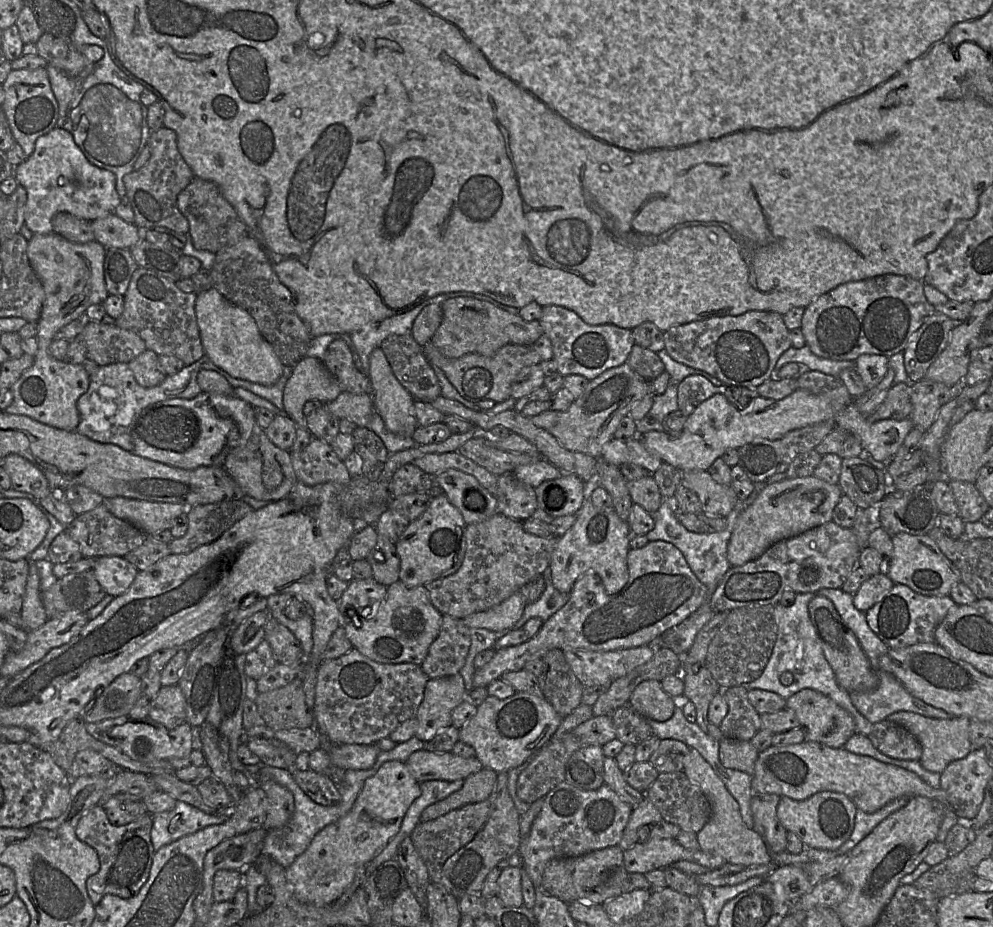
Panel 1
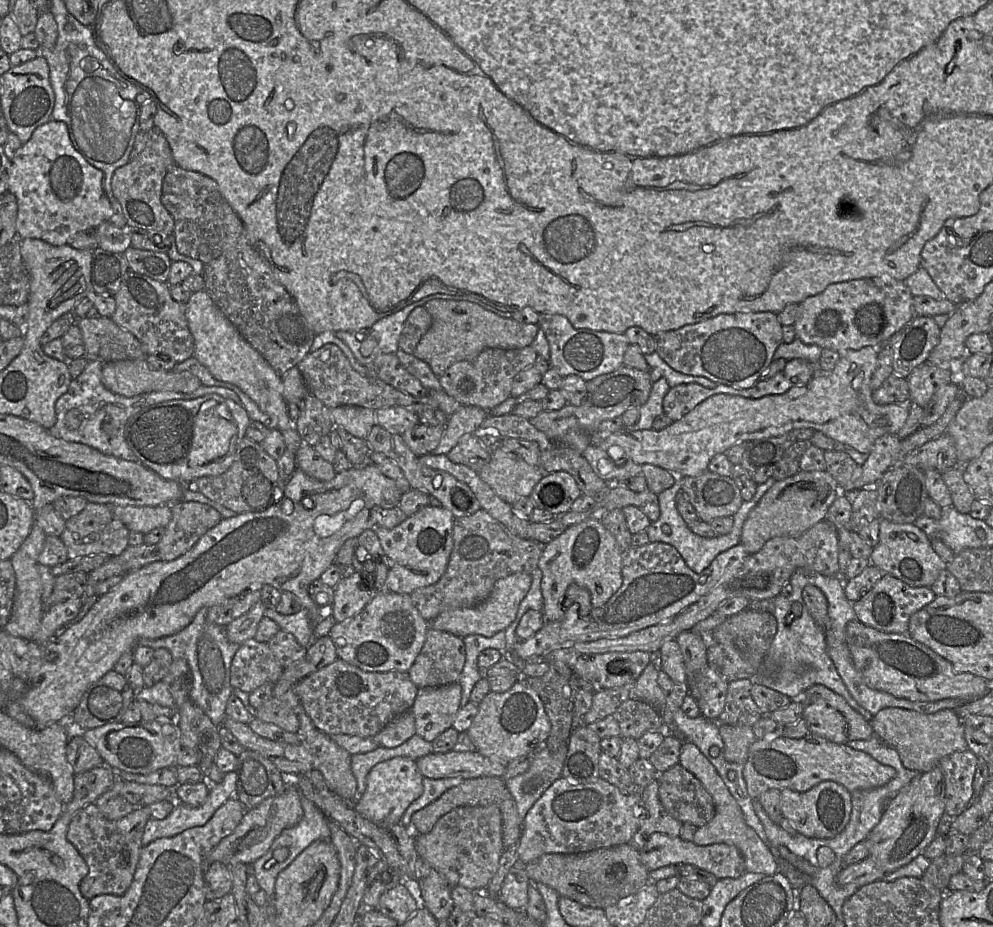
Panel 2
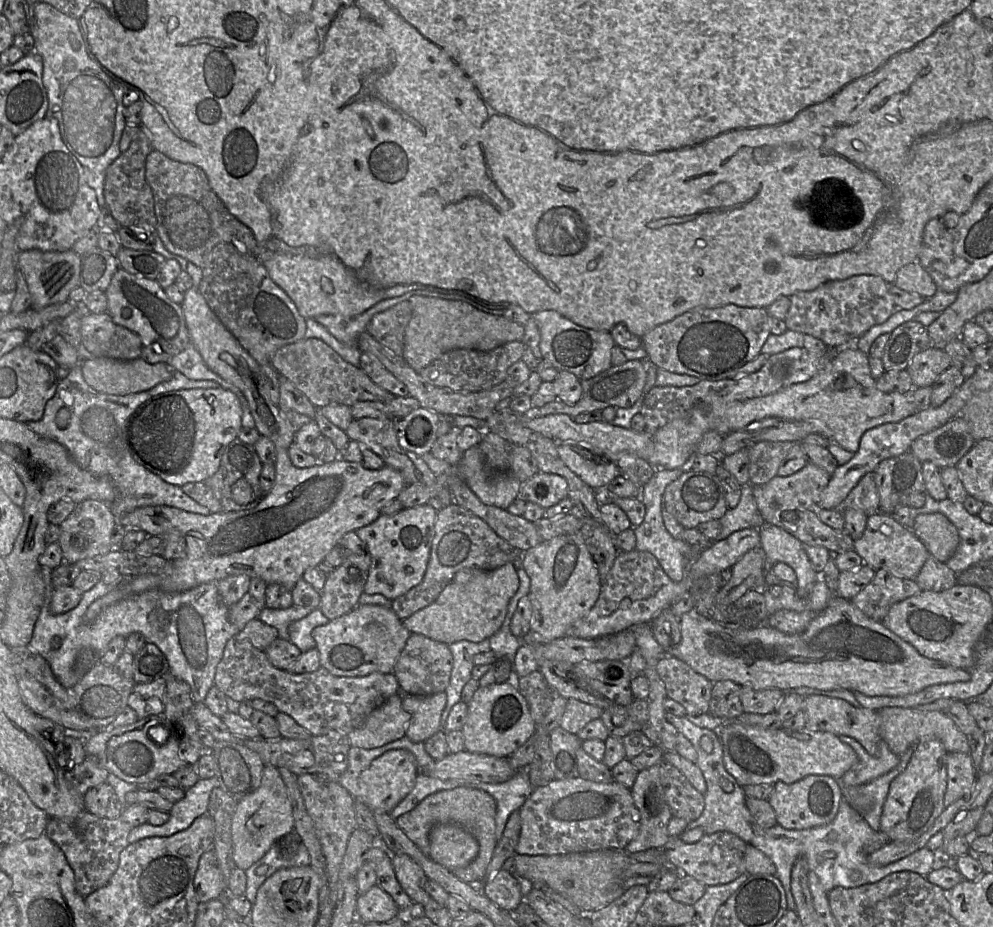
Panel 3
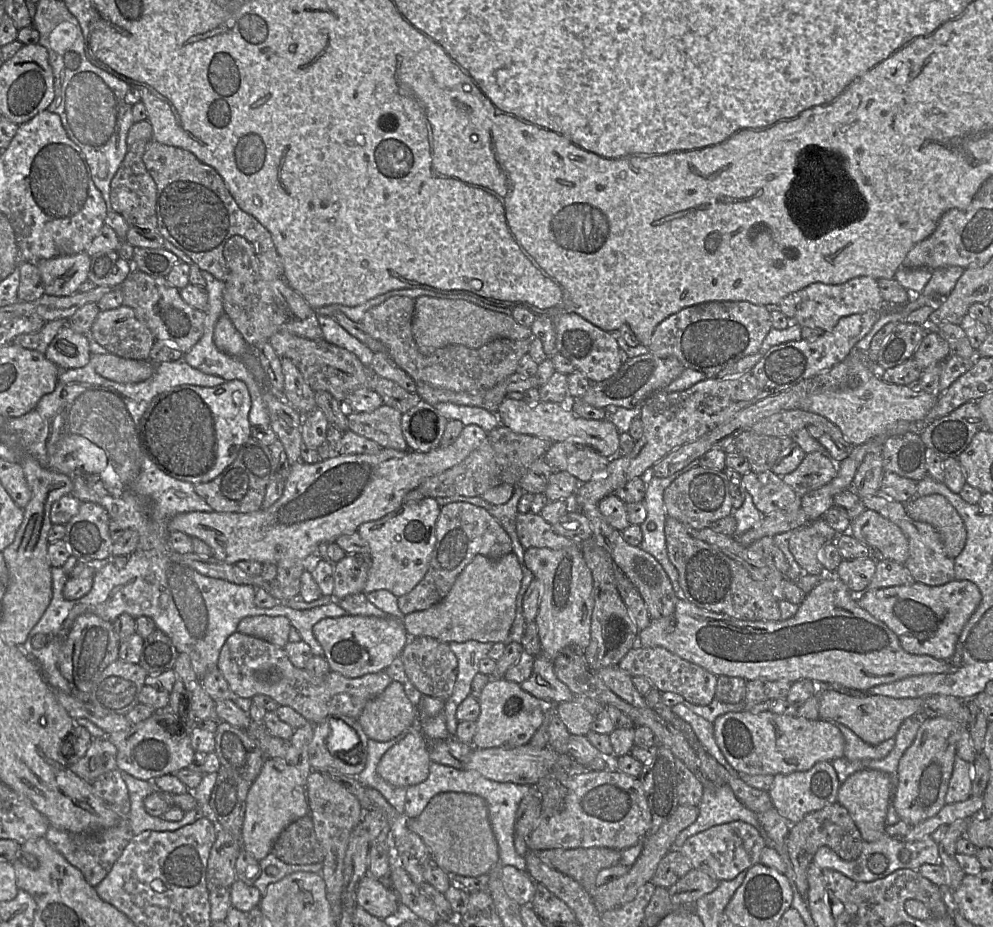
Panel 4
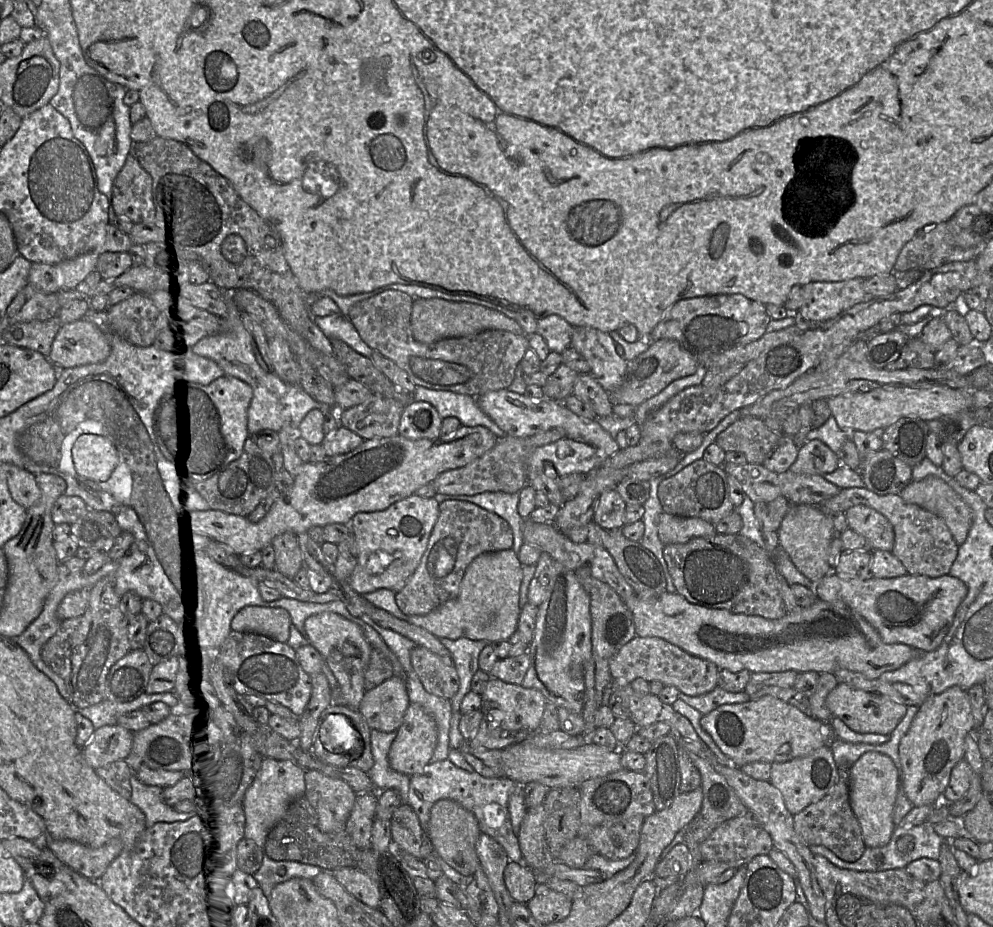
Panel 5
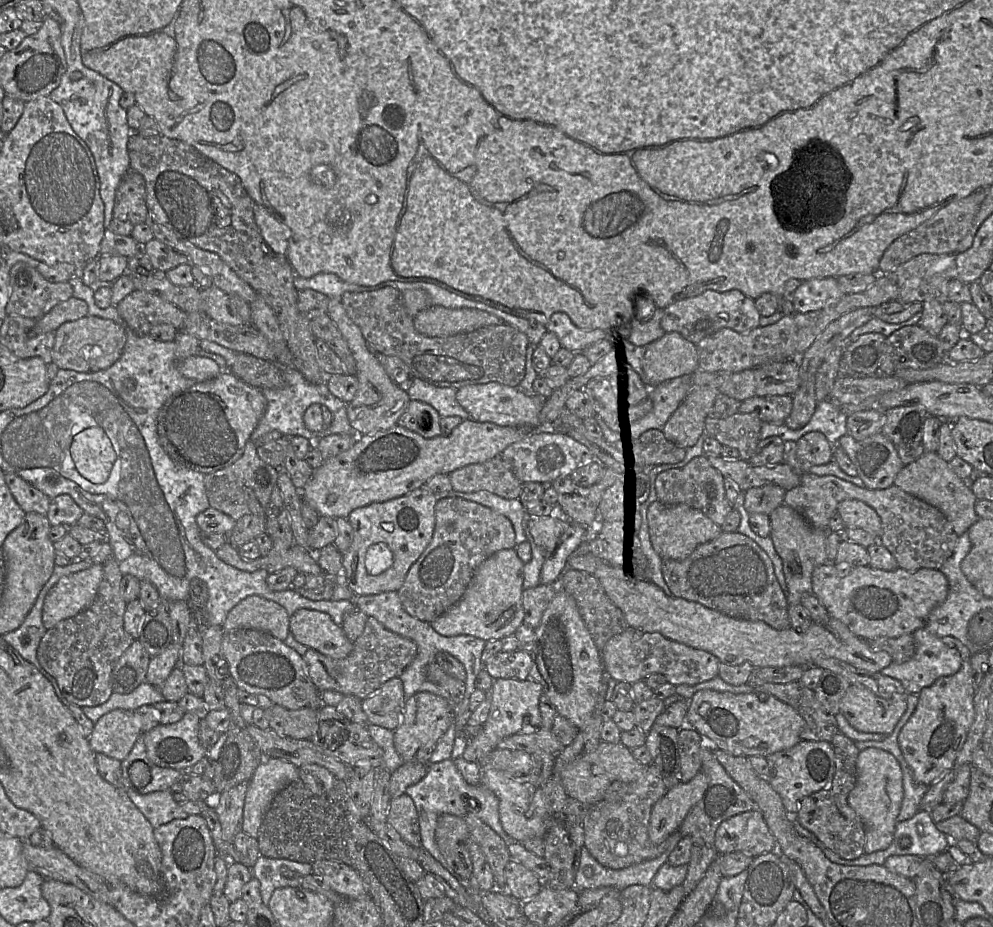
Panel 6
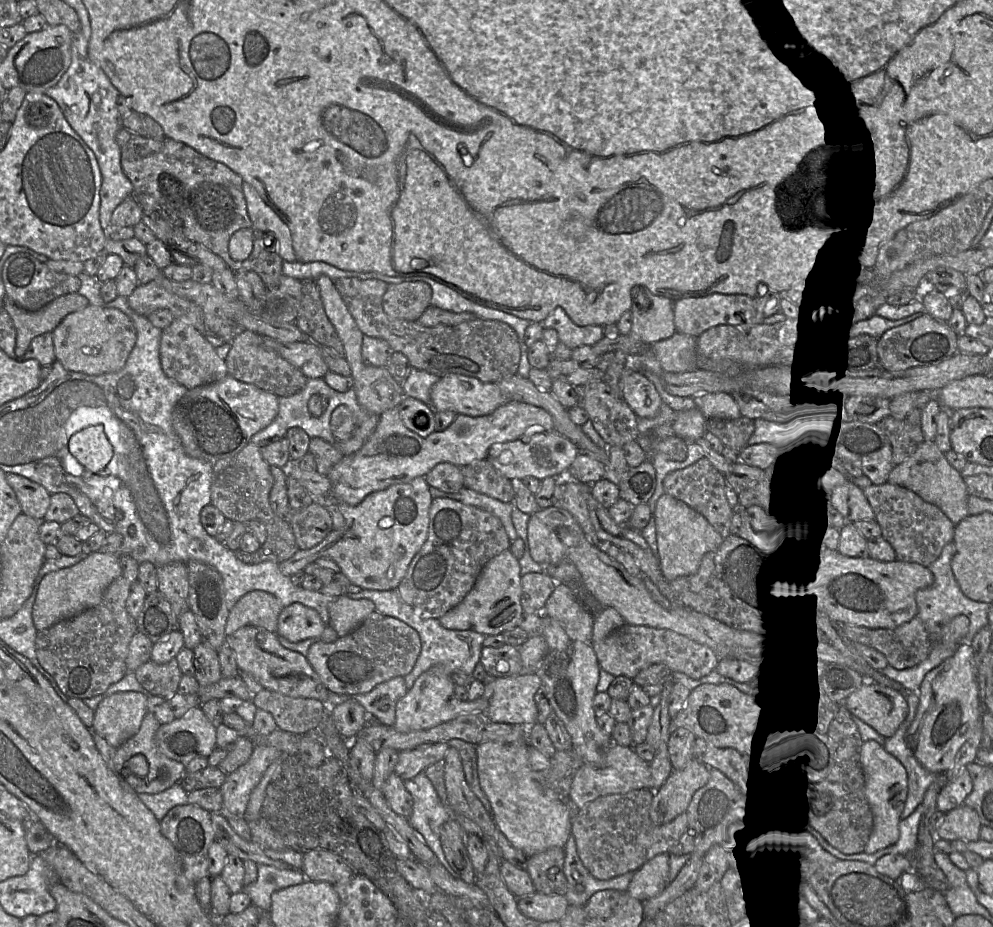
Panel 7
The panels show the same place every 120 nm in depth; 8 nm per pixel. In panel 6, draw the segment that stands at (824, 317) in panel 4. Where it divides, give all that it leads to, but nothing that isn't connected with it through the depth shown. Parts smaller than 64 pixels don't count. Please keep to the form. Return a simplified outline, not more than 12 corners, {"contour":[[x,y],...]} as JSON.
{"contour":[[836,277],[802,282],[796,312],[835,306],[845,295]]}

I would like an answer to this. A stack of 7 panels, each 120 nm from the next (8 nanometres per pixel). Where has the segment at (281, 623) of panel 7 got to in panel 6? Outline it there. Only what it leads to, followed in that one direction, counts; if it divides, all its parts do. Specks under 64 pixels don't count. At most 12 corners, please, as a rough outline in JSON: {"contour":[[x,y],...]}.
{"contour":[[301,608],[289,620],[294,638],[333,659],[353,642],[325,612]]}

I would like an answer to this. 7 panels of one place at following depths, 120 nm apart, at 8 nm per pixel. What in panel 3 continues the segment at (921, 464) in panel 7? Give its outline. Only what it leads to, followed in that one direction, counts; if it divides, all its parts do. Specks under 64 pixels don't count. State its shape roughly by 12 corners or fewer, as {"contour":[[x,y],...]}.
{"contour":[[939,512],[913,523],[929,553],[947,562],[960,542],[955,524]]}

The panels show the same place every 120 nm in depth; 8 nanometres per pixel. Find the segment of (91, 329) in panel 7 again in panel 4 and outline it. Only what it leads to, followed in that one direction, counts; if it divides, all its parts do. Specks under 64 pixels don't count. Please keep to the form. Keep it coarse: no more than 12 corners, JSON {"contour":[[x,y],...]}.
{"contour":[[65,325],[44,356],[58,367],[90,362],[84,334]]}

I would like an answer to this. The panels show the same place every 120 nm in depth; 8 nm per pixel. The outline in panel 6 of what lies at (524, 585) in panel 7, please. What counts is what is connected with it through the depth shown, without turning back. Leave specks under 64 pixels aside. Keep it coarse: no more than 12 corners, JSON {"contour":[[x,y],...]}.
{"contour":[[557,584],[522,591],[523,623],[533,629],[555,596]]}

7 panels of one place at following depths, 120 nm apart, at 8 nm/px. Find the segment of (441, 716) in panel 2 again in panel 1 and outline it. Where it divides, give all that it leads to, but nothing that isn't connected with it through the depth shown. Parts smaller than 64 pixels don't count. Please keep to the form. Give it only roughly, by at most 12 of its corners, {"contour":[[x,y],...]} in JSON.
{"contour":[[448,678],[422,686],[413,718],[400,724],[403,743],[428,741],[449,723],[456,701]]}

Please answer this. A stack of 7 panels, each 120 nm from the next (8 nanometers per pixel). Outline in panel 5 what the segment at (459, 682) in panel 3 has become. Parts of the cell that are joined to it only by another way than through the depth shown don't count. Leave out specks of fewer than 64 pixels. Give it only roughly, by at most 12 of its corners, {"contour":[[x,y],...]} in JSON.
{"contour":[[440,638],[450,651],[460,685],[451,698],[450,749],[467,741],[460,706],[471,691],[485,640]]}

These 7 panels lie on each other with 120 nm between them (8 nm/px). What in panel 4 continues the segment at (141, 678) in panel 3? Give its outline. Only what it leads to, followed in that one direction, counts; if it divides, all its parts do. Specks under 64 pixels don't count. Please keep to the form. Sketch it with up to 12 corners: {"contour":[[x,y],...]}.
{"contour":[[156,628],[144,640],[139,664],[148,675],[174,669],[178,654]]}

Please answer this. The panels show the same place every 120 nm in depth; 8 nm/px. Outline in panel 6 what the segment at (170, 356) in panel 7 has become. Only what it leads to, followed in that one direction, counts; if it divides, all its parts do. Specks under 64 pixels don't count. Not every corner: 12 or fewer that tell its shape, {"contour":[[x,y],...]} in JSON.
{"contour":[[180,330],[174,339],[178,371],[197,383],[221,373],[198,355],[200,341]]}

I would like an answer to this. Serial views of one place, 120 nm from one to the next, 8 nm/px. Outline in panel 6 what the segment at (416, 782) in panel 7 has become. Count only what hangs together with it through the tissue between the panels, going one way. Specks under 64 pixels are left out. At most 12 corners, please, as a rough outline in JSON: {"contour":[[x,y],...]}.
{"contour":[[451,758],[428,764],[405,794],[417,810],[422,847],[462,885],[435,840],[440,815],[469,812],[506,845],[499,799],[467,783]]}

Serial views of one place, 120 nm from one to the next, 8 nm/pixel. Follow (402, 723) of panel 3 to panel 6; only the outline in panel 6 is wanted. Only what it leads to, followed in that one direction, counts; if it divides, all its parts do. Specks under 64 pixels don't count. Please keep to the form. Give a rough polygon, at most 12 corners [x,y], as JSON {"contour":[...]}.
{"contour":[[394,677],[362,699],[368,723],[394,731],[405,700]]}

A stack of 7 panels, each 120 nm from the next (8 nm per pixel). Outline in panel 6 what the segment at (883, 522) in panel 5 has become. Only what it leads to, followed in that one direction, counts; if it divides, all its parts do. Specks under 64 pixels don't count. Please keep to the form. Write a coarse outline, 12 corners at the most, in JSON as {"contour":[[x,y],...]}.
{"contour":[[860,500],[841,501],[847,528],[882,535],[879,515]]}

